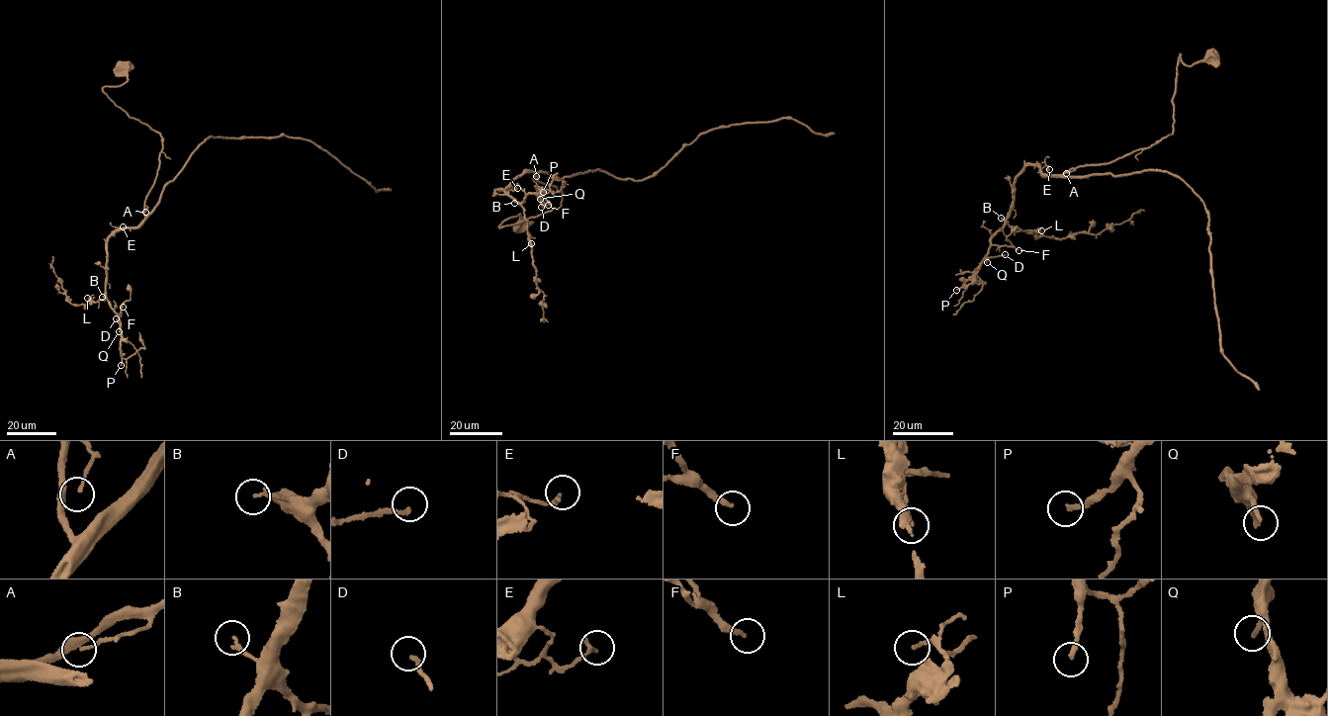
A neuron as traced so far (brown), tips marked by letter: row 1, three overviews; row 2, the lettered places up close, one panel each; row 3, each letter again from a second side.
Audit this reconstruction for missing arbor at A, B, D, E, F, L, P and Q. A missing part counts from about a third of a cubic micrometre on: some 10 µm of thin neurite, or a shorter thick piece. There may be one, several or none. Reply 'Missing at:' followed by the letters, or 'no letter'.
Missing at: D, P, Q

